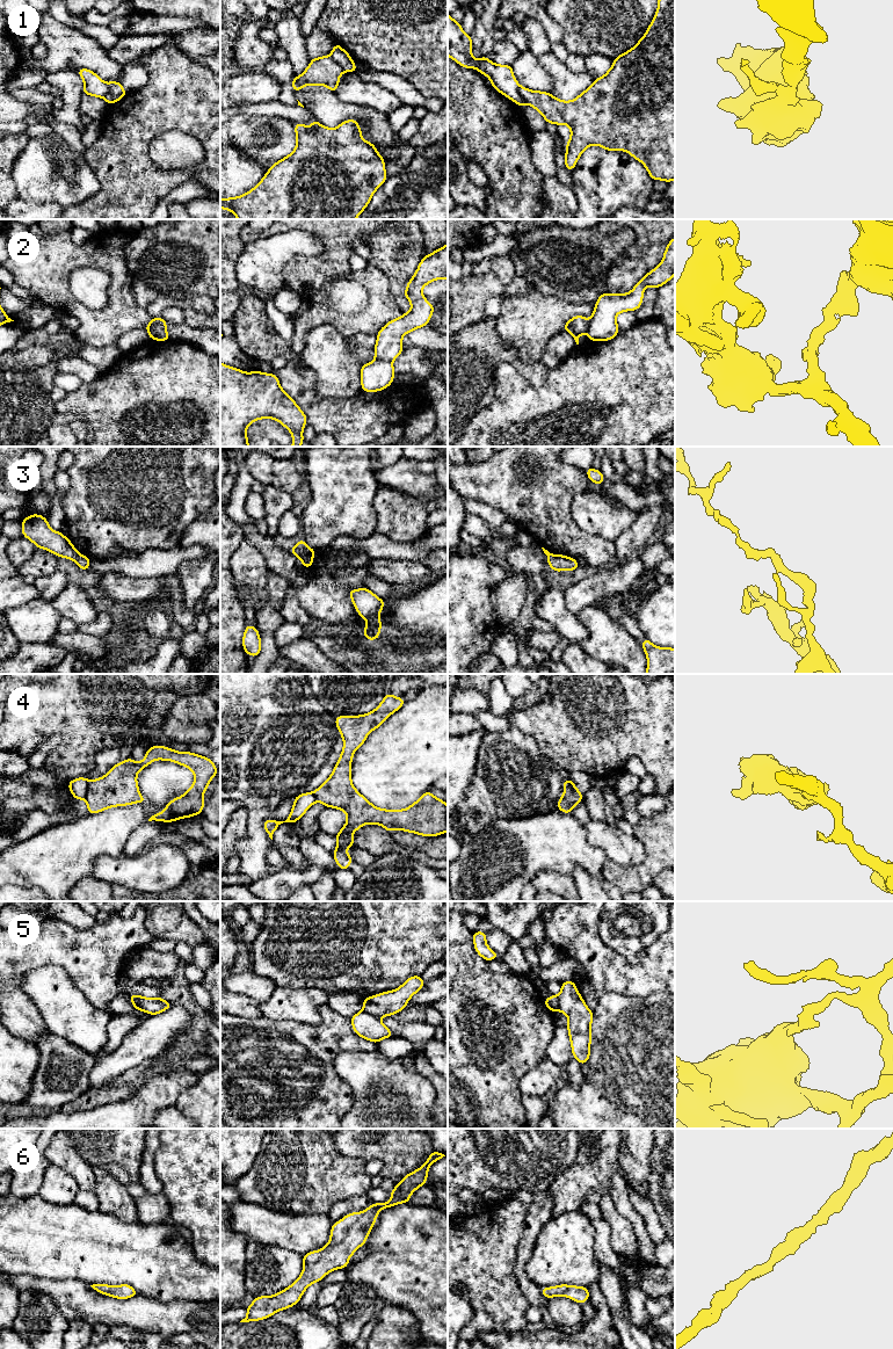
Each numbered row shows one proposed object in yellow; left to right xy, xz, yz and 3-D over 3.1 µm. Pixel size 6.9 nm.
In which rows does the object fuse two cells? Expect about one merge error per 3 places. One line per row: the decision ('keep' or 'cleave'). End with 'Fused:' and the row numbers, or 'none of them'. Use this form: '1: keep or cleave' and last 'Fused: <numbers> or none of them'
1: cleave
2: cleave
3: cleave
4: cleave
5: cleave
6: keep
Fused: 1, 2, 3, 4, 5

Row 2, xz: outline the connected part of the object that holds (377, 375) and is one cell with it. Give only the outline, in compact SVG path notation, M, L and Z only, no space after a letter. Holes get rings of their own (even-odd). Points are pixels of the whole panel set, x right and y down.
M373 360L361 368L362 391L382 391L393 383L394 368L392 362L386 360Z

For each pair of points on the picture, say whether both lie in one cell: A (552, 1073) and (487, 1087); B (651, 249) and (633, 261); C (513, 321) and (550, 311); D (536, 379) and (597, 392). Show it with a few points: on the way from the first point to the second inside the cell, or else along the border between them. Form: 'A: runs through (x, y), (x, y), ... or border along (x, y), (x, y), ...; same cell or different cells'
A: border along (539, 1061), (520, 1080), (518, 1089), (522, 1095); different cells
B: runs through (646, 253), (638, 260); same cell
C: runs through (522, 321), (541, 317); same cell
D: border along (549, 369), (539, 385), (531, 385), (520, 372); different cells

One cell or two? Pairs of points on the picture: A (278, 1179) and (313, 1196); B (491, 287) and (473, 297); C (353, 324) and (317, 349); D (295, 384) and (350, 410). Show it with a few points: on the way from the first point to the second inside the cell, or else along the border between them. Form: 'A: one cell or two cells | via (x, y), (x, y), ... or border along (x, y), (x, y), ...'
A: one cell | via (287, 1179), (296, 1179), (305, 1188)
B: one cell | via (486, 287), (478, 292)
C: two cells | border along (312, 327), (329, 325), (343, 338)
D: one cell | via (307, 393), (324, 410), (336, 410)

